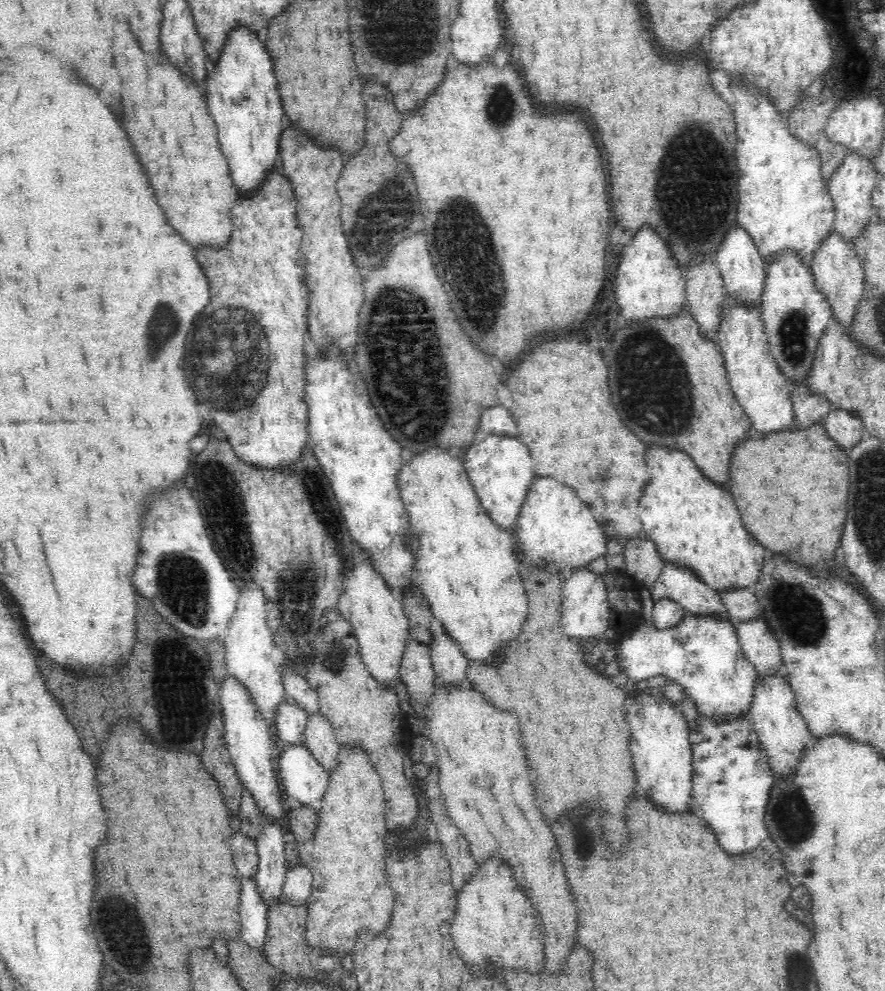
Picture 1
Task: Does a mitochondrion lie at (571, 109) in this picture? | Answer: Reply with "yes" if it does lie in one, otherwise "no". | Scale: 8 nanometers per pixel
no

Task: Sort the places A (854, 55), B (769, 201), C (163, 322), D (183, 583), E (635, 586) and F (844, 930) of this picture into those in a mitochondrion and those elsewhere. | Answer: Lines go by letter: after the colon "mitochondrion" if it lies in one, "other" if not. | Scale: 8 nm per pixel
A: other
B: other
C: mitochondrion
D: mitochondrion
E: other
F: other

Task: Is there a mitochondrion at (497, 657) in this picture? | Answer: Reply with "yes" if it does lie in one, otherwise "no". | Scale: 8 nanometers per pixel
no

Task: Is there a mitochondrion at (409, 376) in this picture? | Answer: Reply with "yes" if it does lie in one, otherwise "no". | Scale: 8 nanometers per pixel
yes

